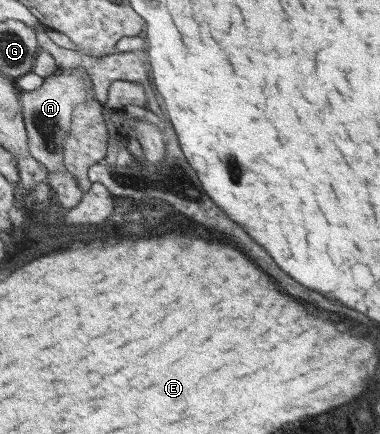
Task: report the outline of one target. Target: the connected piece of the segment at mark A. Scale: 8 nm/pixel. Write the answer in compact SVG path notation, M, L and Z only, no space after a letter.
M59 69L55 74L44 79L36 90L20 95L24 110L25 124L29 131L29 151L41 163L45 163L51 172L67 169L65 165L65 138L71 132L73 110L79 104L87 102L87 87L81 71Z

